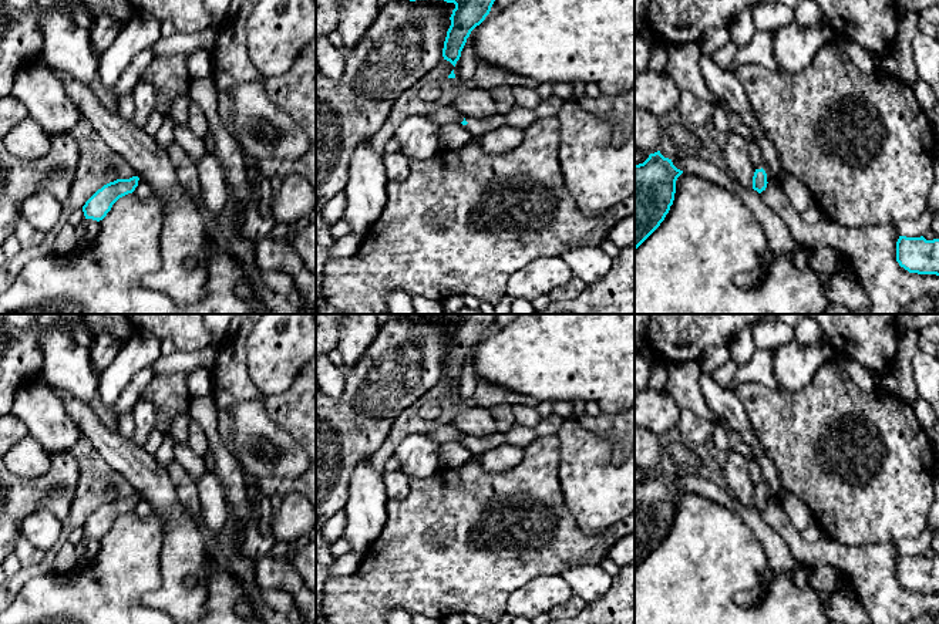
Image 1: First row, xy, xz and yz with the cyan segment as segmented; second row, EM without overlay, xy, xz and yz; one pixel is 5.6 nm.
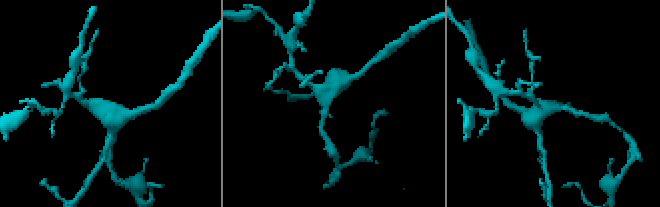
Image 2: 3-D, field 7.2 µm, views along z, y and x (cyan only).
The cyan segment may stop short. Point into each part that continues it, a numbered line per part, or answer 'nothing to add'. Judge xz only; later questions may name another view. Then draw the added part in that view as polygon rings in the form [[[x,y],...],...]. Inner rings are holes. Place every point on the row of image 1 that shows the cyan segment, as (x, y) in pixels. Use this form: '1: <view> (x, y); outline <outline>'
1: xz (477, 127); outline [[[494,114],[487,118],[465,117],[468,122],[464,128],[474,136],[479,138],[487,132],[495,131],[506,124],[505,115]]]

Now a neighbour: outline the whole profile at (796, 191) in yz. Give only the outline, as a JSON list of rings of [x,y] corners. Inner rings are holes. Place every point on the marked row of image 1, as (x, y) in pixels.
[[[782,172],[780,175],[780,186],[800,213],[814,203],[811,190],[795,176]]]

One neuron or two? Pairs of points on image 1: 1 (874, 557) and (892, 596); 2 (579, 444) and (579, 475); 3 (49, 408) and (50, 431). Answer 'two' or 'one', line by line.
1: one
2: one
3: one

